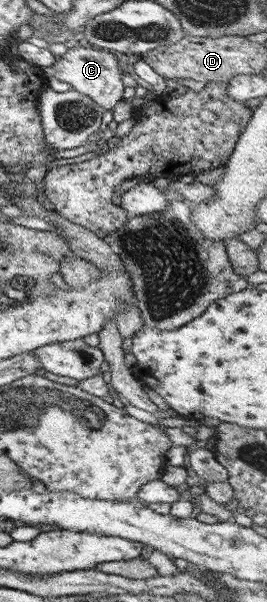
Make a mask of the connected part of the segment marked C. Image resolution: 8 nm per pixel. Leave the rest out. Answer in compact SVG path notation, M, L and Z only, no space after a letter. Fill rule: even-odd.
M79 40L67 45L66 52L44 71L46 76L51 74L57 80L67 82L75 92L84 94L104 111L112 109L120 101L124 89L123 83L121 83L122 72L113 53L92 48Z

